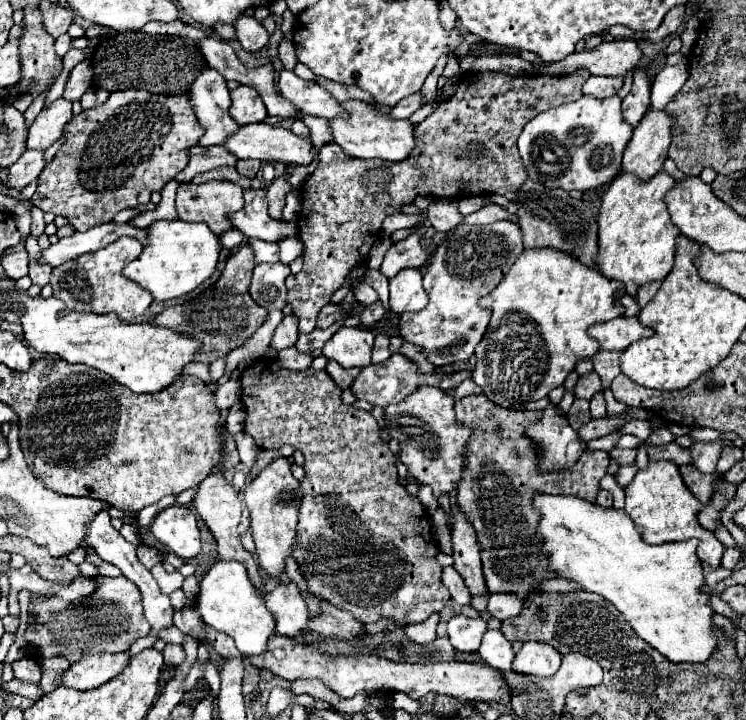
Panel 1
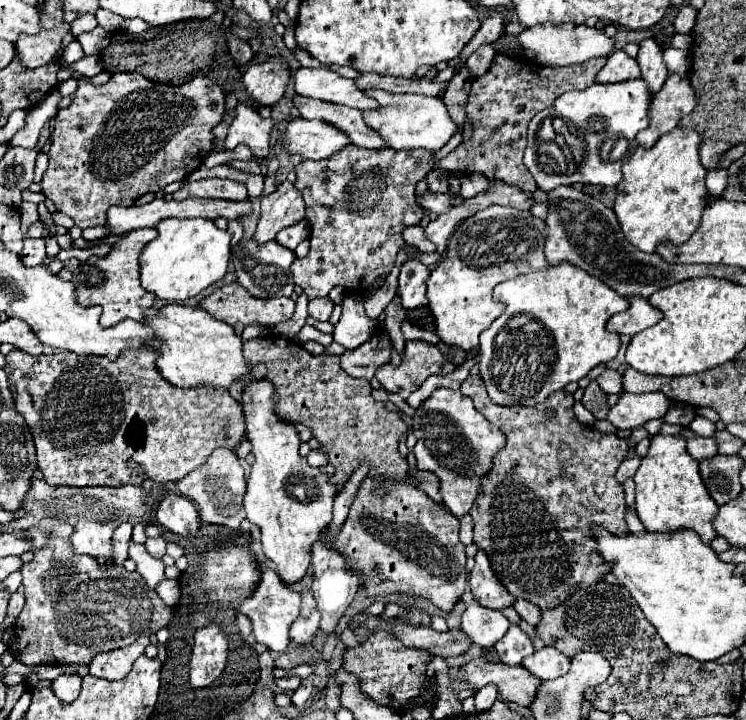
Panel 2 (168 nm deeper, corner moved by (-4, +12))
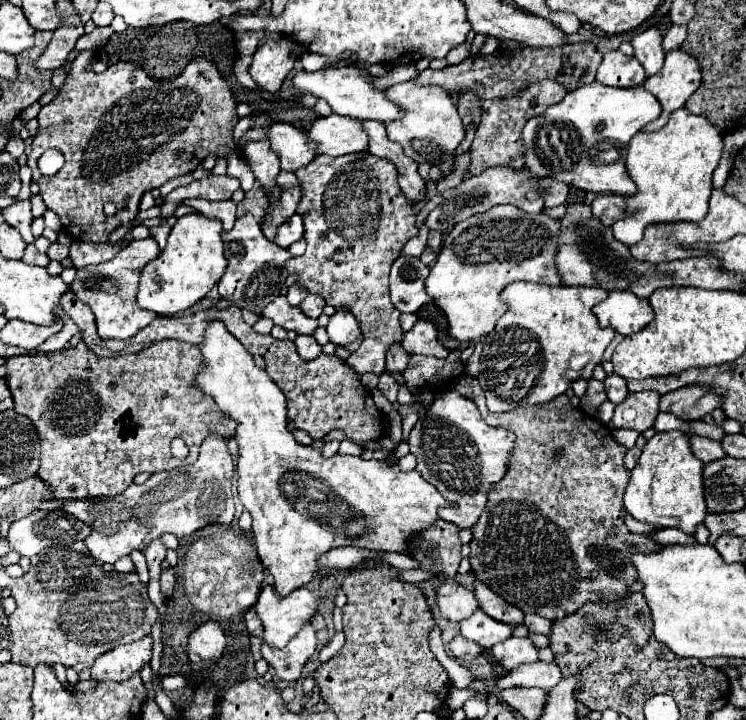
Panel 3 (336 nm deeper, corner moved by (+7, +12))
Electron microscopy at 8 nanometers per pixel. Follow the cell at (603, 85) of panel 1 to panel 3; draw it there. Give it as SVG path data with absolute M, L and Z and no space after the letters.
M620 50L606 52L604 60L598 68L598 82L606 86L624 86L634 88L642 86L646 80L646 72L642 64L634 56L624 56Z

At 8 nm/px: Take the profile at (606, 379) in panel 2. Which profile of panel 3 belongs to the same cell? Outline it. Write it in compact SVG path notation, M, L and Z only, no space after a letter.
M616 374L608 376L608 378L604 380L604 384L606 384L608 400L610 400L612 404L620 404L620 402L630 394L630 392L628 392L628 386L626 386L626 380L620 378L620 376L616 376Z

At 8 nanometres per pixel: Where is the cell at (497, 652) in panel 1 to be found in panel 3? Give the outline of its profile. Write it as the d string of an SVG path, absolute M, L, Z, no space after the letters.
M516 636L496 644L492 648L492 654L506 670L538 660L538 648L534 648L530 638L516 638Z

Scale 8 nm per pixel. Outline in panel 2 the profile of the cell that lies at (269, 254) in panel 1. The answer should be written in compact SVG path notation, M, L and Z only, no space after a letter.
M303 220L303 222L295 224L295 226L283 228L283 232L279 232L275 240L277 240L279 244L283 244L285 248L295 250L297 244L299 244L301 240L305 240L307 236L309 236L309 224L307 224L307 220Z

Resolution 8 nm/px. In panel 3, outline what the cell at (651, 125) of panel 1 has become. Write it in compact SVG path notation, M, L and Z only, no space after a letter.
M680 48L668 52L664 68L658 74L648 76L644 84L644 88L650 94L654 94L662 104L662 116L644 126L644 132L660 130L668 122L670 114L682 108L684 102L696 92L700 82L702 82L702 72L694 56L690 56L688 52L684 54Z

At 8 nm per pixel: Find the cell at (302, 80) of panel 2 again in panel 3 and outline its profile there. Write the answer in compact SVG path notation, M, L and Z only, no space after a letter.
M354 64L342 66L342 68L326 68L320 72L300 72L294 76L294 88L300 92L308 92L316 98L324 98L330 104L332 112L342 114L342 116L350 116L356 120L392 122L402 116L400 108L396 108L396 104L392 104L386 98L384 90L376 88Z

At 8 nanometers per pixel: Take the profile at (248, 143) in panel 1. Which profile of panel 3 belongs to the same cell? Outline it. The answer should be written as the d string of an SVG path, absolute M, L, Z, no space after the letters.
M332 114L318 118L308 130L308 138L318 142L318 152L342 156L350 152L368 152L368 134L354 118Z

